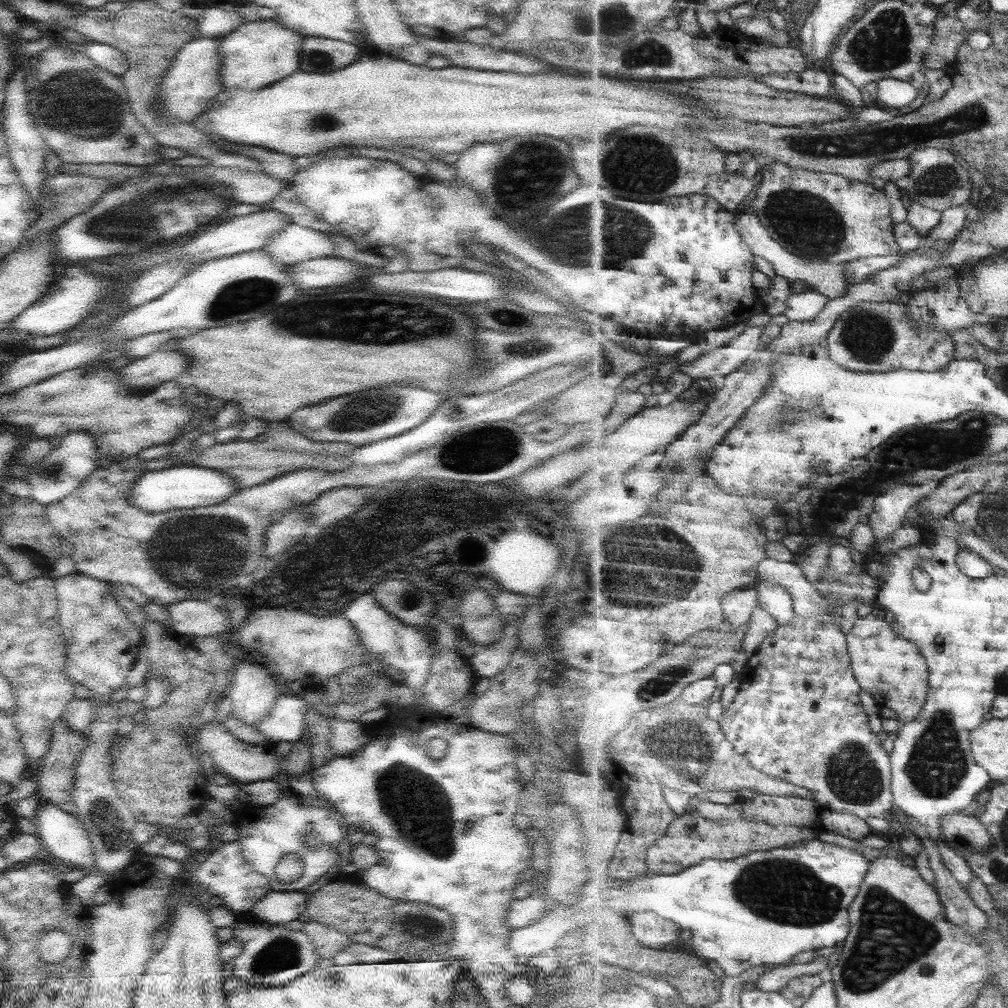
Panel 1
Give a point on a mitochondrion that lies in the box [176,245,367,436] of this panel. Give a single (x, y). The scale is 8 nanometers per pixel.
(251, 296)

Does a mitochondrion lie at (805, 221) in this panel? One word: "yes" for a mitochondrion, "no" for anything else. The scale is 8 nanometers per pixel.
yes

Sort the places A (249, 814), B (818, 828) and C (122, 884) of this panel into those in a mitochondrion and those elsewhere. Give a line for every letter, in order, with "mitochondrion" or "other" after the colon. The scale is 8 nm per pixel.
A: other
B: other
C: other

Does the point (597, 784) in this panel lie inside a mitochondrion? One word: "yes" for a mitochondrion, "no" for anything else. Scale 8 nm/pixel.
no

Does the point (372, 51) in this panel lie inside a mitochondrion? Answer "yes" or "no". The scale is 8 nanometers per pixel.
no

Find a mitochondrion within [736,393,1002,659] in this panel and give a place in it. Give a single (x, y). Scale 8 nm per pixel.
(871, 484)

